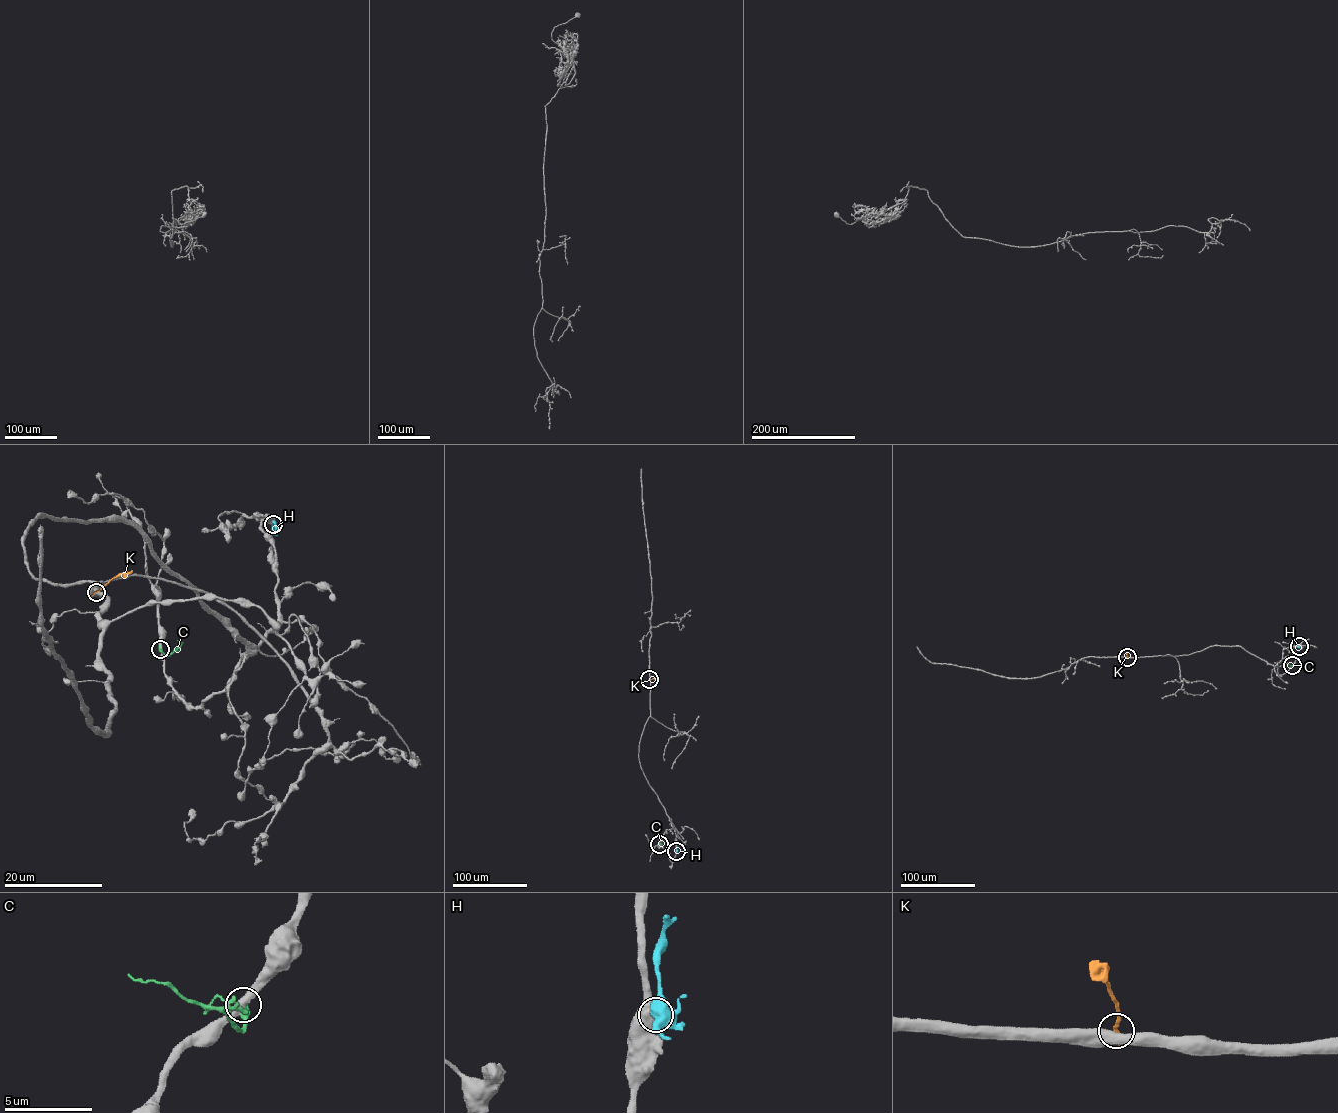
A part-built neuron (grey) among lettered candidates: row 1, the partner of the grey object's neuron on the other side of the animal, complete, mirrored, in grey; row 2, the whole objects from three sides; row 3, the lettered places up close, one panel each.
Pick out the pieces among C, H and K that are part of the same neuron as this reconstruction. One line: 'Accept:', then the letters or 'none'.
Accept: none

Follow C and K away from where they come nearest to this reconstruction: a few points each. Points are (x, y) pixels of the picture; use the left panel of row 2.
C: (159, 648), (167, 656), (179, 648), (182, 642), (177, 640)
K: (96, 592), (115, 577), (126, 576), (132, 570)

